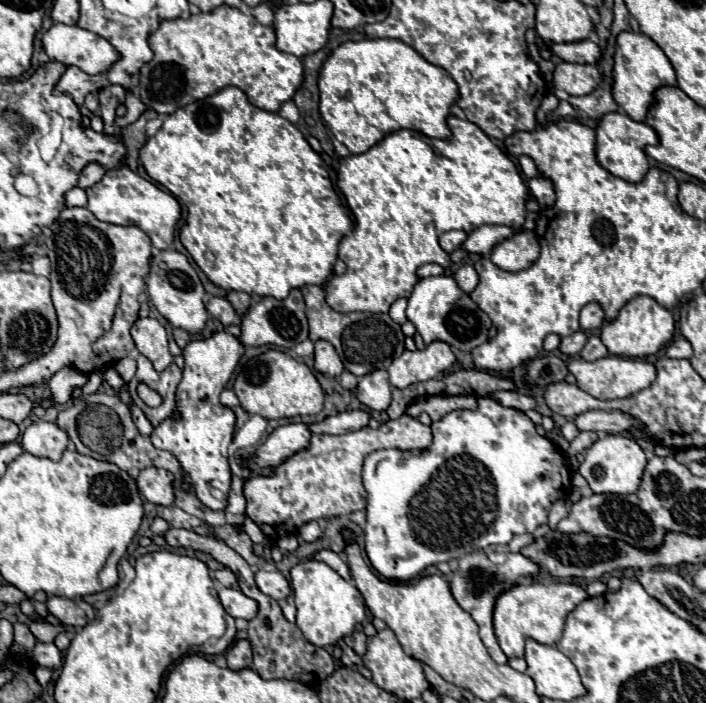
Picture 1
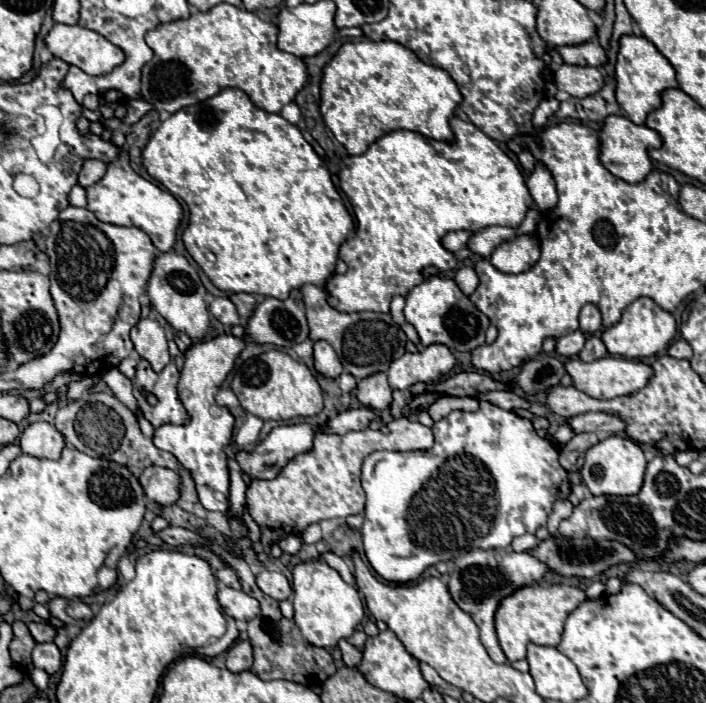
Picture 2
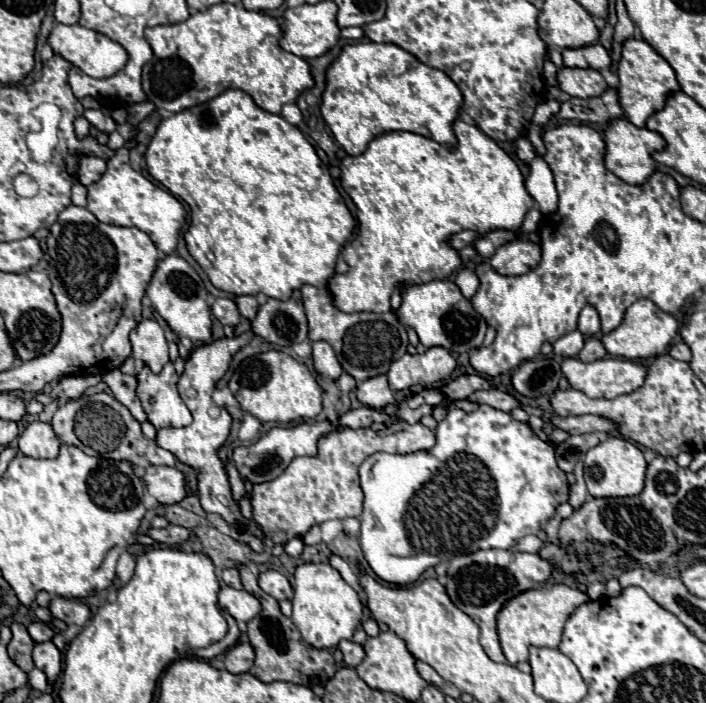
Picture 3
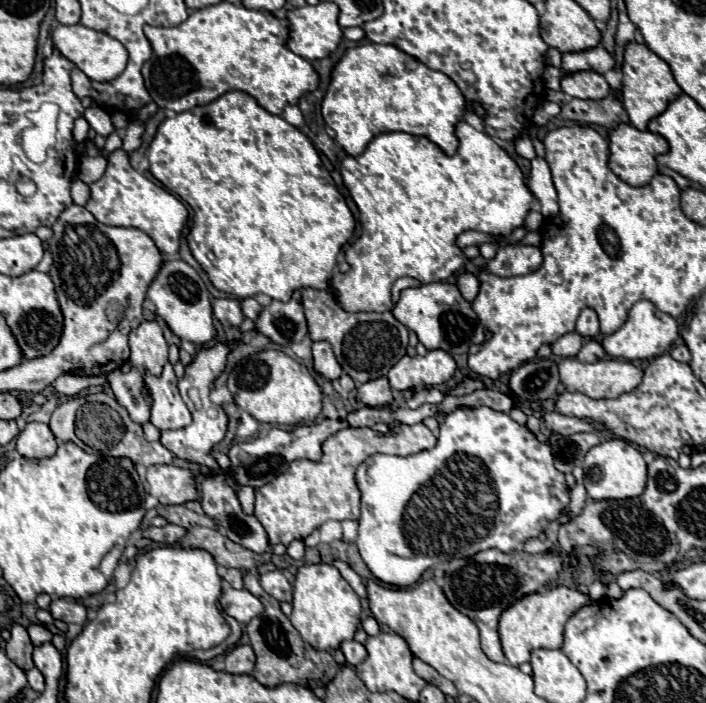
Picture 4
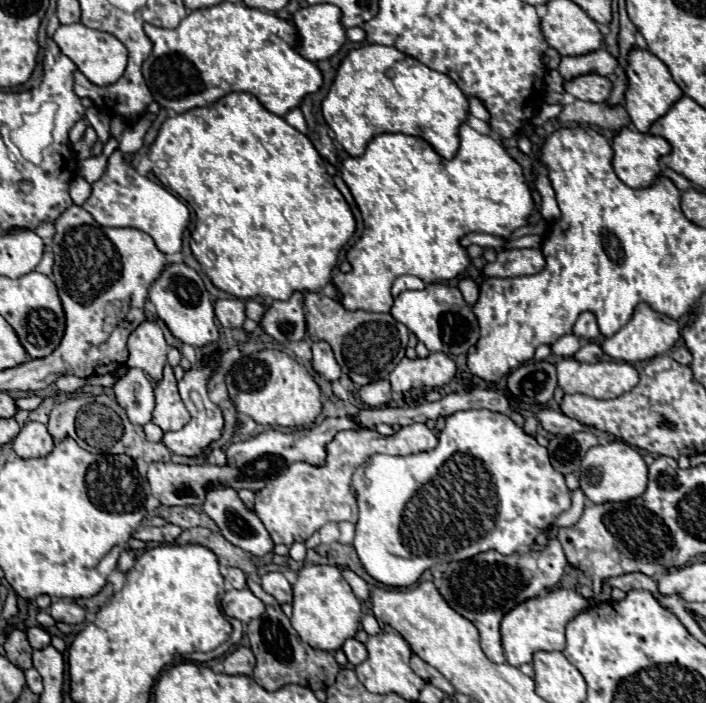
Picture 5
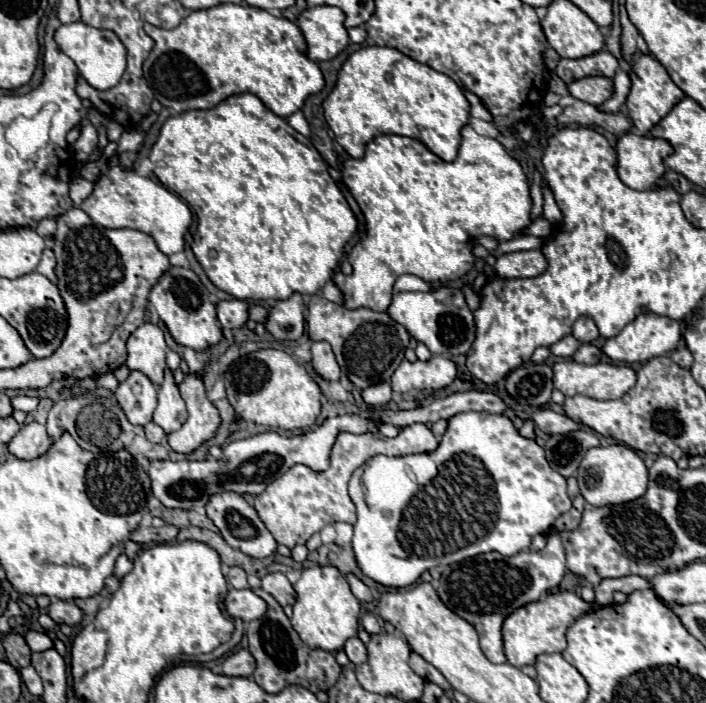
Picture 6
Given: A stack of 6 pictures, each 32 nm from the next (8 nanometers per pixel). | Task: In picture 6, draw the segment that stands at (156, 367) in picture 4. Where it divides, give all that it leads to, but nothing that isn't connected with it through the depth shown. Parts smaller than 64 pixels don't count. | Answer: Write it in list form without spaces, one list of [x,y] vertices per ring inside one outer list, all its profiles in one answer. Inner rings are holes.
[[[144,322],[128,338],[126,366],[130,370],[144,372],[158,386],[166,368],[166,350],[168,346],[164,342],[162,330],[152,322]]]

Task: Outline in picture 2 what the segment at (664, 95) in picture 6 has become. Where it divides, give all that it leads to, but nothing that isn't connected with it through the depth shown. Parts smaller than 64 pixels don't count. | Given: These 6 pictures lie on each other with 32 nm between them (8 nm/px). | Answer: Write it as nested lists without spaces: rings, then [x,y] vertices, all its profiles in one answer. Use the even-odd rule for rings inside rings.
[[[624,34],[620,38],[620,60],[616,64],[616,100],[624,108],[624,114],[634,124],[644,124],[648,112],[660,104],[660,92],[666,88],[678,88],[676,72],[672,64],[668,64],[666,56],[644,36]]]

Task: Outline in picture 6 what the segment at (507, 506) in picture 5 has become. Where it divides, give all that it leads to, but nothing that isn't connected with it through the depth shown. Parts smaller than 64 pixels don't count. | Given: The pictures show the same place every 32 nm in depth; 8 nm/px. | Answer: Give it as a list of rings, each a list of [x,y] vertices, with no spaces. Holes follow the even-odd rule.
[[[490,412],[452,416],[434,452],[400,458],[372,456],[352,474],[350,494],[358,510],[352,538],[358,566],[366,576],[388,588],[410,586],[428,568],[460,562],[482,552],[496,550],[504,556],[514,556],[528,550],[536,534],[548,534],[554,520],[572,508],[566,478],[550,468],[544,448],[524,438],[508,416]]]

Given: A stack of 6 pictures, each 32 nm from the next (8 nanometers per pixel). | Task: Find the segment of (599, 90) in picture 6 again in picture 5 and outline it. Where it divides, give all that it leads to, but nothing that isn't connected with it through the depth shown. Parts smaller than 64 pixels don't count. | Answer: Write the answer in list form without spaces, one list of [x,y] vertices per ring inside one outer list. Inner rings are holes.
[[[594,72],[584,74],[584,76],[576,76],[576,78],[564,82],[564,92],[572,94],[578,100],[588,100],[588,102],[608,100],[610,90],[612,90],[612,84],[608,82],[608,78],[596,76]]]

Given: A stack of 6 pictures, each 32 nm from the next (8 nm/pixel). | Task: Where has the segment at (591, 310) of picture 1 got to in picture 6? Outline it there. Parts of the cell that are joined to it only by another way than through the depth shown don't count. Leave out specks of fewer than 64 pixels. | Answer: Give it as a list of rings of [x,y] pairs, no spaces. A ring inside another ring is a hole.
[[[580,316],[574,322],[572,336],[576,336],[582,342],[594,342],[600,334],[598,334],[598,328],[596,328],[596,324],[594,324],[594,320],[590,316]]]

